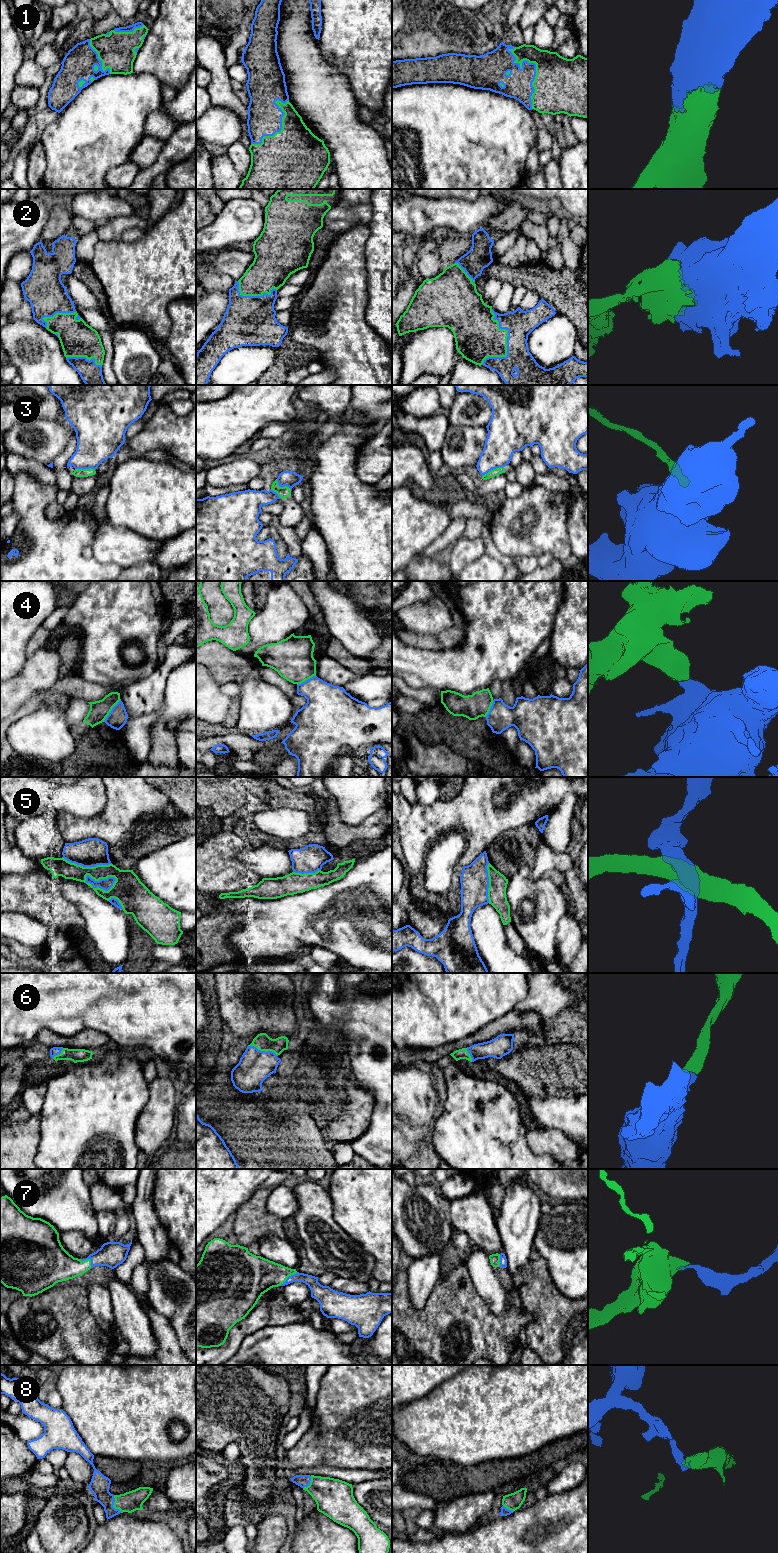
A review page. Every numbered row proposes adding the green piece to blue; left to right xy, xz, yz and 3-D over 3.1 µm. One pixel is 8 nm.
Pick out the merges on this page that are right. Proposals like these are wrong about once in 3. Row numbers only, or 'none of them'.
1, 2, 6, 7, 8

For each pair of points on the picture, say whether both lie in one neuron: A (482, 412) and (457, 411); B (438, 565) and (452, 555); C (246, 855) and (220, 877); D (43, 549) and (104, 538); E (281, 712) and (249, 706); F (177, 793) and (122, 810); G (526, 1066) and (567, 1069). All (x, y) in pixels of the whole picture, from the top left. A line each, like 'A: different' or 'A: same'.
A: same
B: different
C: different
D: different
E: same
F: different
G: same

